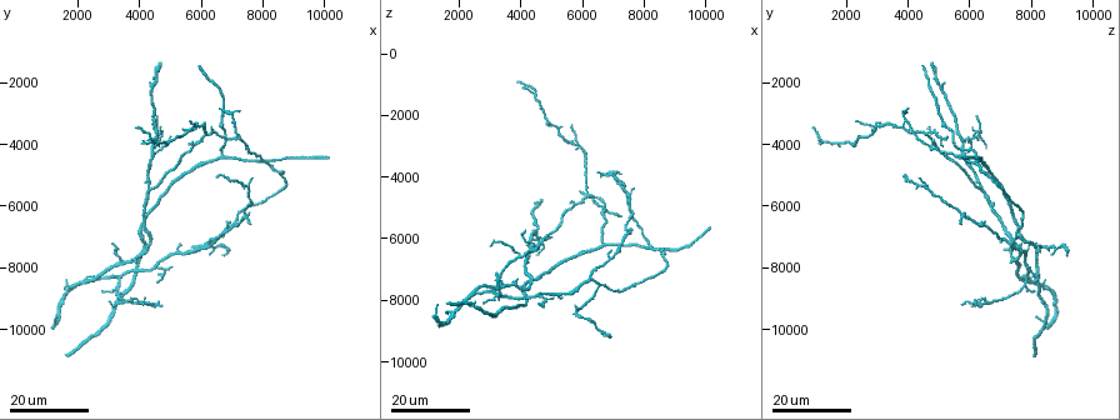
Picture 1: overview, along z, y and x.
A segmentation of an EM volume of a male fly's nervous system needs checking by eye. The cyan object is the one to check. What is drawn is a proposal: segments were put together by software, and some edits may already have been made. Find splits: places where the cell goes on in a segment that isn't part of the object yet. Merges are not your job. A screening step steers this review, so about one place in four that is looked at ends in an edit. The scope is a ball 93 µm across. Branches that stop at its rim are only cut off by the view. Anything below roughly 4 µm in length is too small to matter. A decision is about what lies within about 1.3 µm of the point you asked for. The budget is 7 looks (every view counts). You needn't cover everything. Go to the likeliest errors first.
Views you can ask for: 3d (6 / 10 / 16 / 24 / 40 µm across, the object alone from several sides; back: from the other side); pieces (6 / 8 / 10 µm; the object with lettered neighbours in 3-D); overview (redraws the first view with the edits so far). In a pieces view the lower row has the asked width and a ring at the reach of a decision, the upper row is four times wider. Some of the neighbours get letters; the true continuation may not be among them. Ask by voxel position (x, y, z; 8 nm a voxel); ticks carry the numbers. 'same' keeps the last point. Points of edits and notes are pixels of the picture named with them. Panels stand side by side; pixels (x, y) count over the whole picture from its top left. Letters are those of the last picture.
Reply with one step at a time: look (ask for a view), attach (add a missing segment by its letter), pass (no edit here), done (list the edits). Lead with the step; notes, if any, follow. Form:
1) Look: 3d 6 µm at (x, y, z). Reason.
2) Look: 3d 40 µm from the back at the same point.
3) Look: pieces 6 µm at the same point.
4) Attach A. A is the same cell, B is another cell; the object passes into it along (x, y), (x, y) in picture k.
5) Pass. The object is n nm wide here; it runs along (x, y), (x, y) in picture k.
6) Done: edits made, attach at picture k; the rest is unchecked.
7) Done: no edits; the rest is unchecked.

Look: 3d 24 µm at (7200, 3700, 5200). Free end.

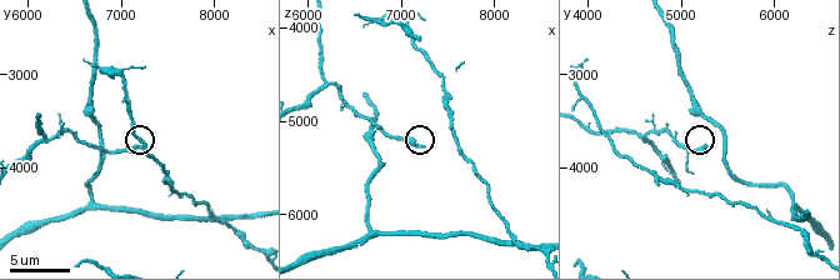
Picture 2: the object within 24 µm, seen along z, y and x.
Look: pieces 8 µm at (7250, 3800, 5250).

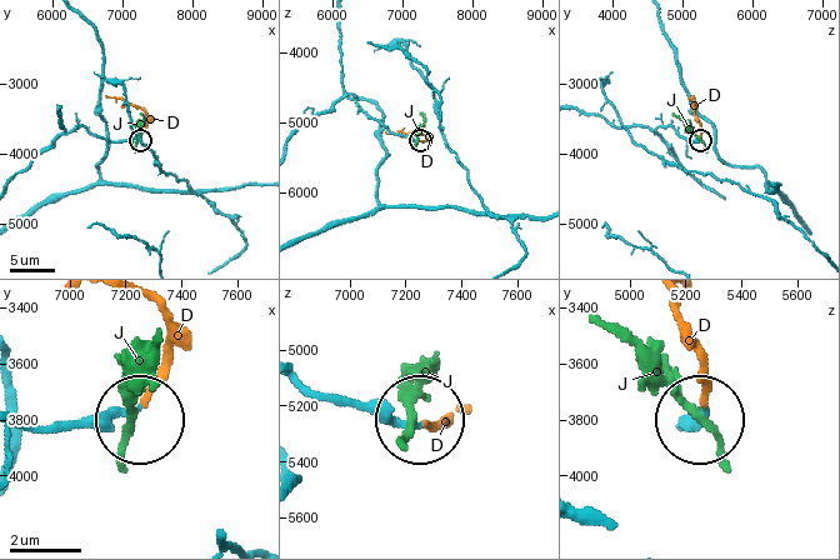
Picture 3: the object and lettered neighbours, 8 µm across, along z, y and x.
Attach D. D is the same cell, J is another cell; the object passes into it along (683, 424), (700, 405), (700, 351), (676, 301) in picture 3; the cell continues.

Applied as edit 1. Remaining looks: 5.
Look: overview.

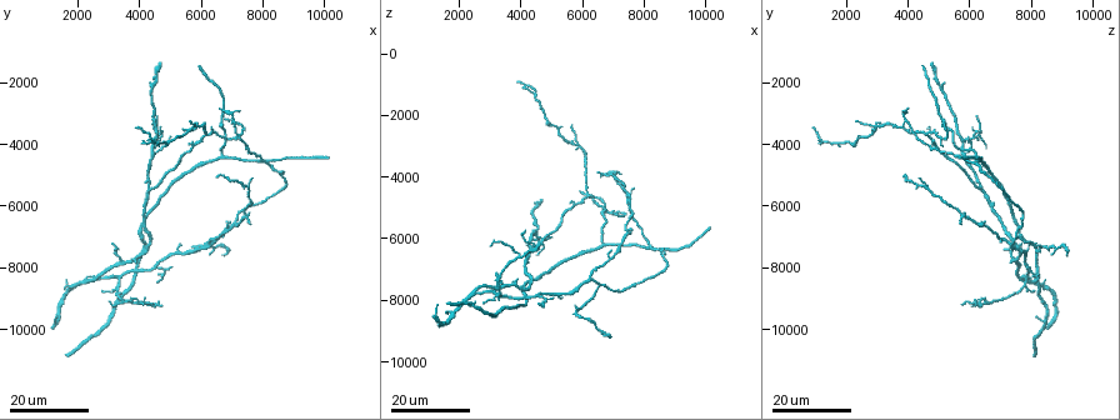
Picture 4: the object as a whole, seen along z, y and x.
Look: 3d 24 µm at (5600, 3200, 2300). Tapers out.

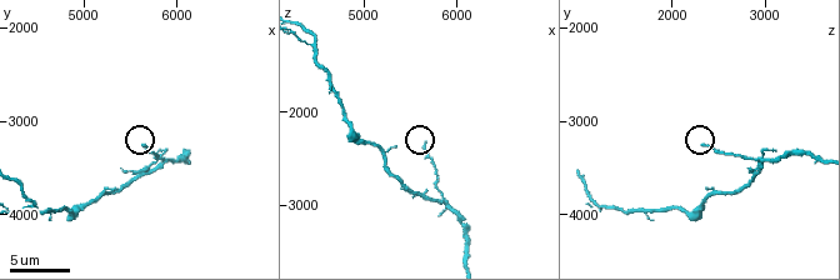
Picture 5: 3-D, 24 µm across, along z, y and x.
Look: pieces 8 µm at (5650, 3300, 2350). See the neighbours.

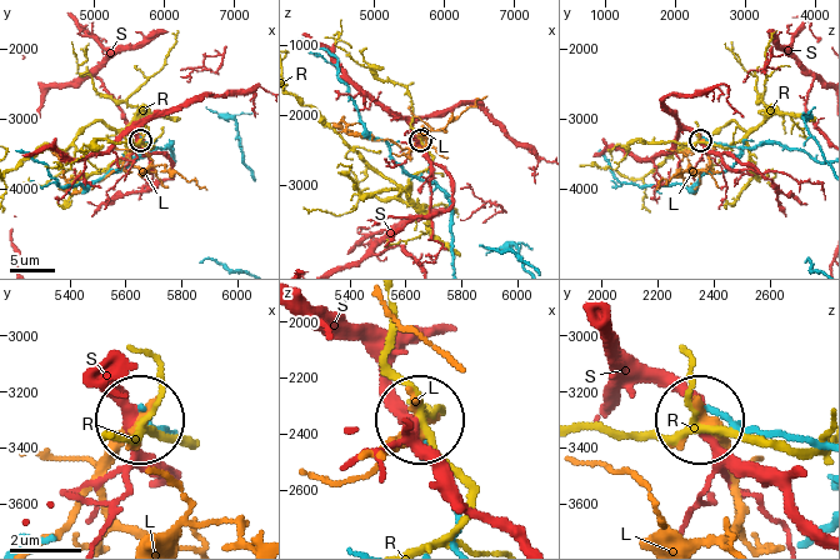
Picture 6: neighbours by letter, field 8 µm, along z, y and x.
Pass. L, R and S are other cells; it runs along (813, 438), (700, 411) in picture 6; none of them fits.

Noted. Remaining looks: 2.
Look: 3d 24 µm at (6700, 7500, 9100).

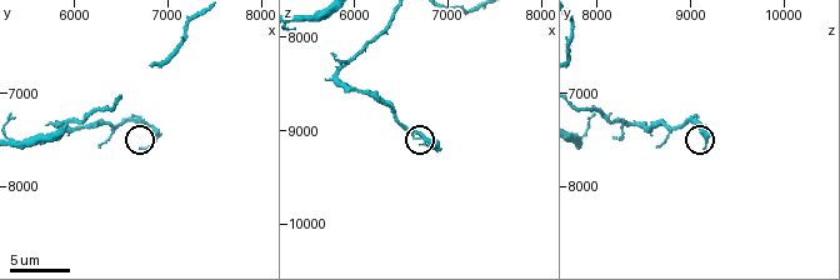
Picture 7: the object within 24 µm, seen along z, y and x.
Look: pieces 10 µm at (6700, 7600, 9150).

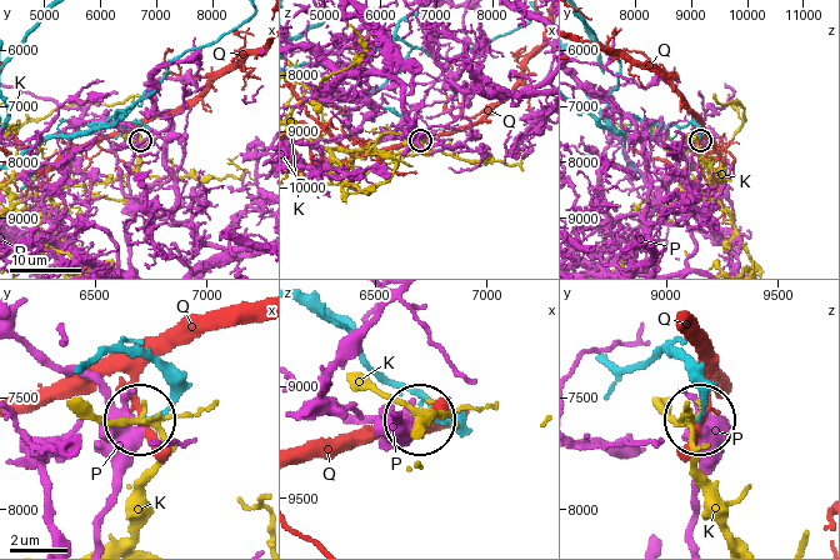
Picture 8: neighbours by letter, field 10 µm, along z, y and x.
Pass. The object is 110 nm wide here; K, P and Q are other cells; it runs along (621, 368), (675, 355), (696, 381), (701, 418) in picture 8; none of them fits.

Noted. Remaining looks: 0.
Done: edits made, attach at picture 3; the rest is unchecked.

